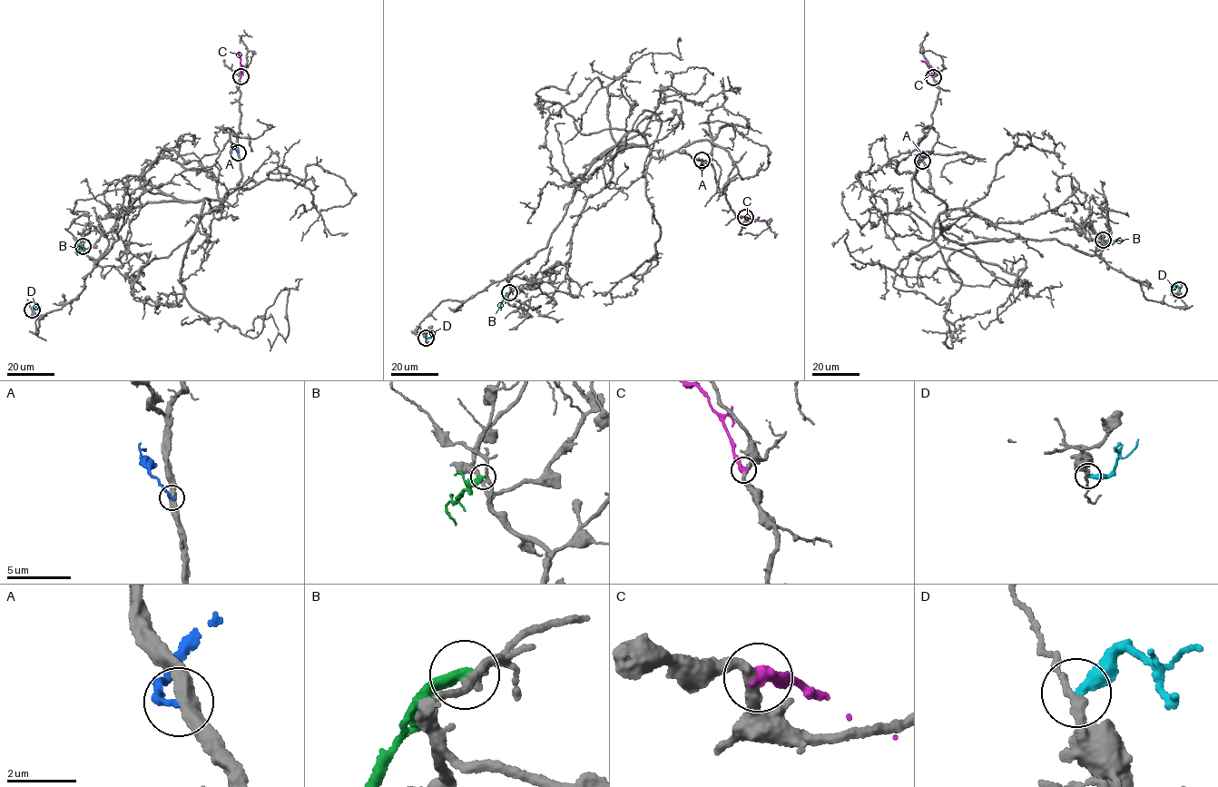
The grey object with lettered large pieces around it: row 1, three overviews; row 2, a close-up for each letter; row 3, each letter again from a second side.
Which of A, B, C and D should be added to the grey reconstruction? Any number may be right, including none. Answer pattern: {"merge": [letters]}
{"merge": ["B"]}

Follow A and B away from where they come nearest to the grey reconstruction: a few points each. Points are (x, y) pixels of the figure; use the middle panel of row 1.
A: (702, 160), (702, 171)
B: (509, 292), (498, 310)

